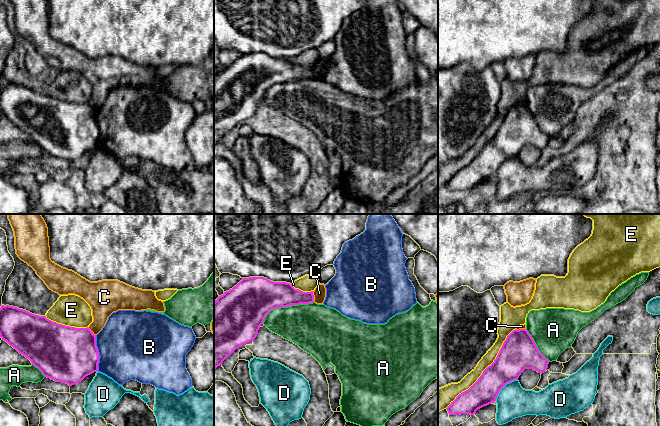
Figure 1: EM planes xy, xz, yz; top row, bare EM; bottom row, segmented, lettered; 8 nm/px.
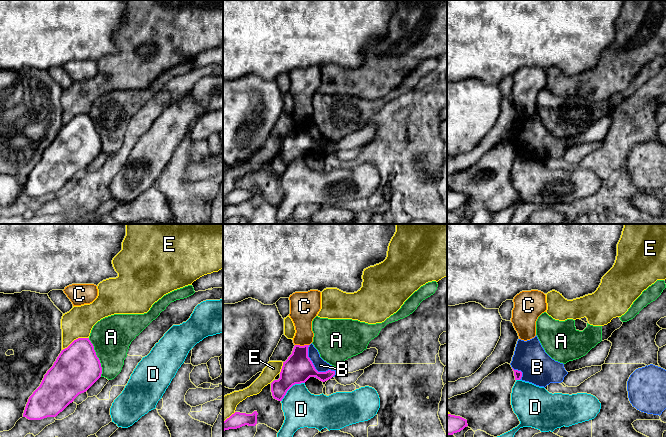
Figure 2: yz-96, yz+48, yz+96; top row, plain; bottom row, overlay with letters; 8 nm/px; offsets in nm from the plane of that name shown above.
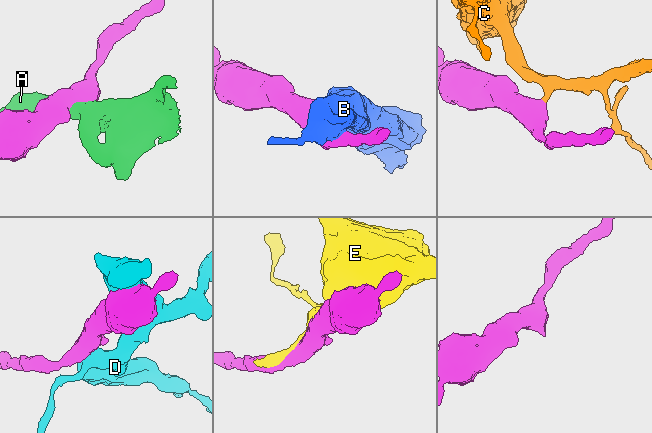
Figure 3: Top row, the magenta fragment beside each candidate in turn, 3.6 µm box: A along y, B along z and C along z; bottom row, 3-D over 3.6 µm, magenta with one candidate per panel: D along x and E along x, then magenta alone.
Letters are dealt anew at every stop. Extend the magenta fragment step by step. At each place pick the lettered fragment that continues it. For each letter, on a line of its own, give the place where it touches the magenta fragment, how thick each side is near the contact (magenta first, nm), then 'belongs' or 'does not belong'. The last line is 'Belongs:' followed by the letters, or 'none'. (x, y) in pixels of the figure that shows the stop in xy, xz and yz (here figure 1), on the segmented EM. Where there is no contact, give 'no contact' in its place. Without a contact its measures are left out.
A: contact xz (285, 306); calibres 320 and 360 nm; does not belong
B: contact xy (98, 353); calibres 460 and 500 nm; does not belong
C: contact xz (313, 296); calibres 200 and 100 nm; does not belong
D: contact yz (503, 386); calibres 260 and 260 nm; does not belong
E: contact yz (484, 370); calibres 260 and 90 nm; does not belong
Belongs: none

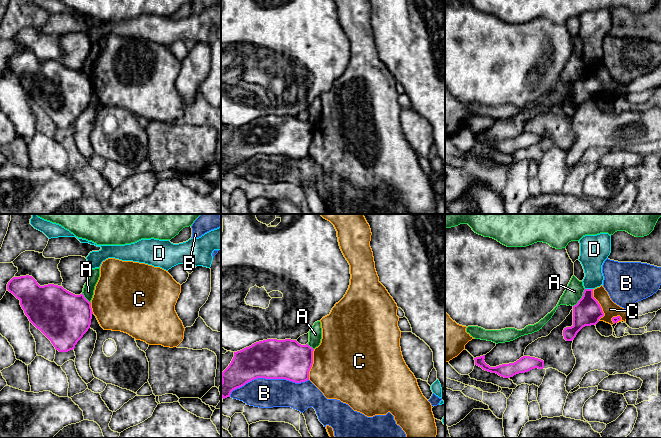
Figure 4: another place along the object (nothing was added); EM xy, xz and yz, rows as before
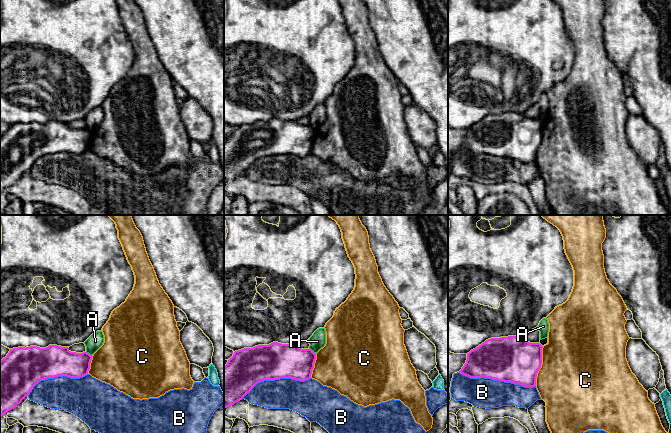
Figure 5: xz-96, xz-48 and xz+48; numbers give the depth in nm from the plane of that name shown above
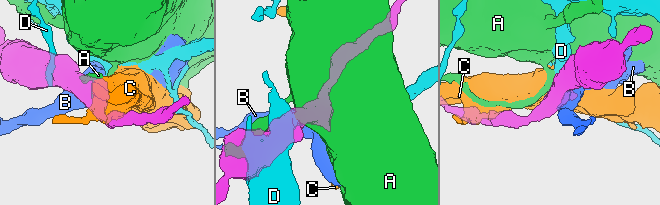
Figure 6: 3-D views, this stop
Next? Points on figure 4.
A: contact yz (581, 298); calibres 220 and 140 nm; does not belong
B: contact xz (267, 378); calibres 320 and 240 nm; does not belong
C: contact yz (599, 305); calibres 220 and 130 nm; does not belong
D: contact yz (589, 289); calibres 220 and 190 nm; does not belong
Belongs: none

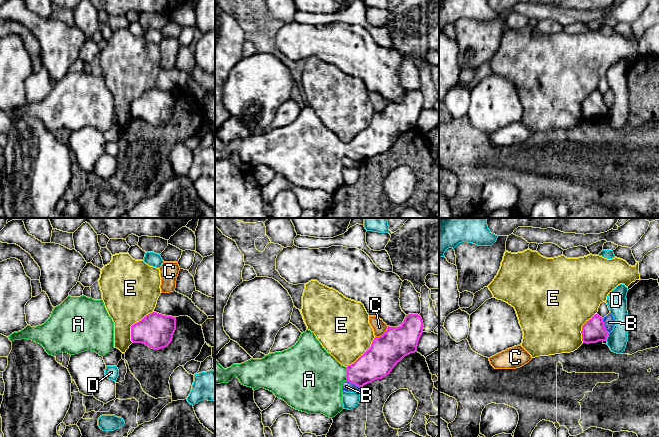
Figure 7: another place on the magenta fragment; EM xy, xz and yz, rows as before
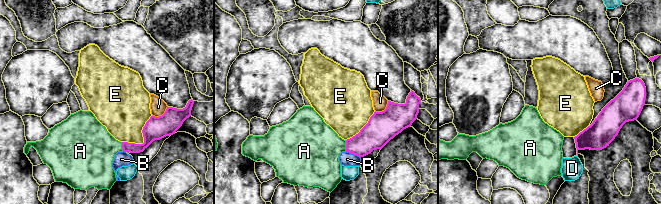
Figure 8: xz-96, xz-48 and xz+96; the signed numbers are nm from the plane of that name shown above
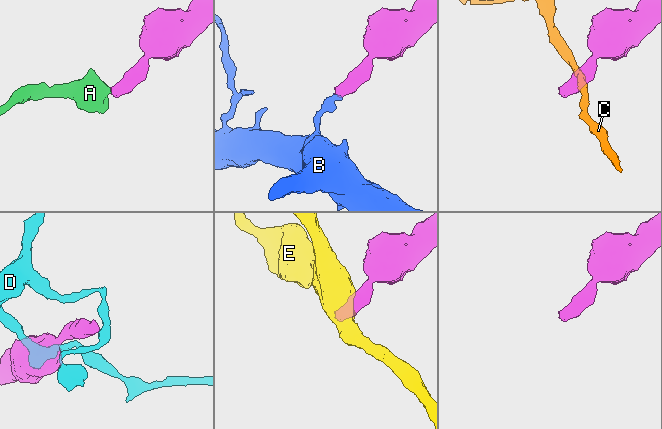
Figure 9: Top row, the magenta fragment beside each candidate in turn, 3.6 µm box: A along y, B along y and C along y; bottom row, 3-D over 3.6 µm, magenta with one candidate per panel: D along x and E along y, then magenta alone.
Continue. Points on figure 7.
A: contact xz (347, 374); calibres 260 and 420 nm; belongs
B: contact xz (353, 383); calibres 260 and 80 nm; does not belong
C: contact xz (383, 334); calibres 260 and 110 nm; does not belong
D: contact yz (607, 336); calibres 190 and 170 nm; does not belong
E: contact xy (135, 323); calibres 280 and 440 nm; does not belong
Belongs: A

